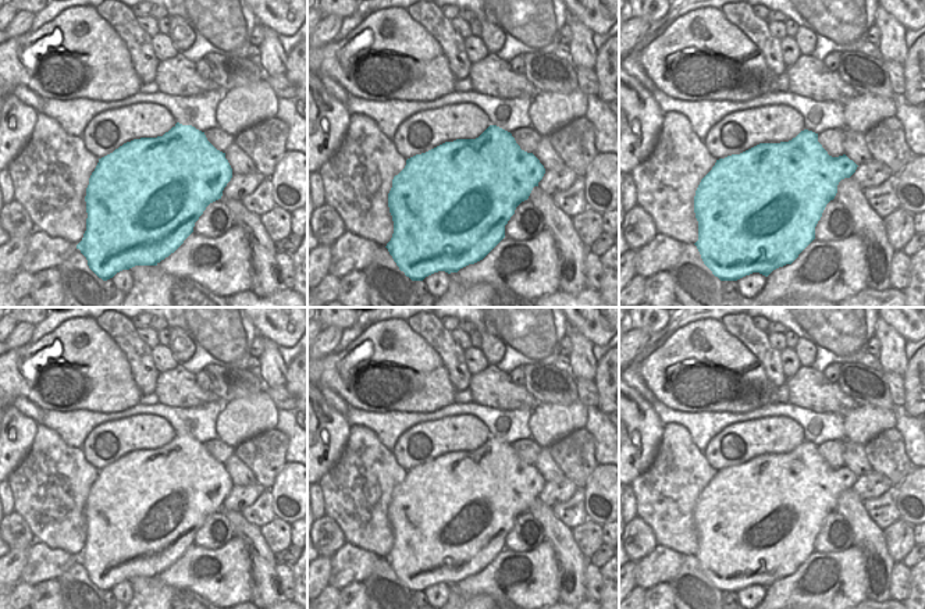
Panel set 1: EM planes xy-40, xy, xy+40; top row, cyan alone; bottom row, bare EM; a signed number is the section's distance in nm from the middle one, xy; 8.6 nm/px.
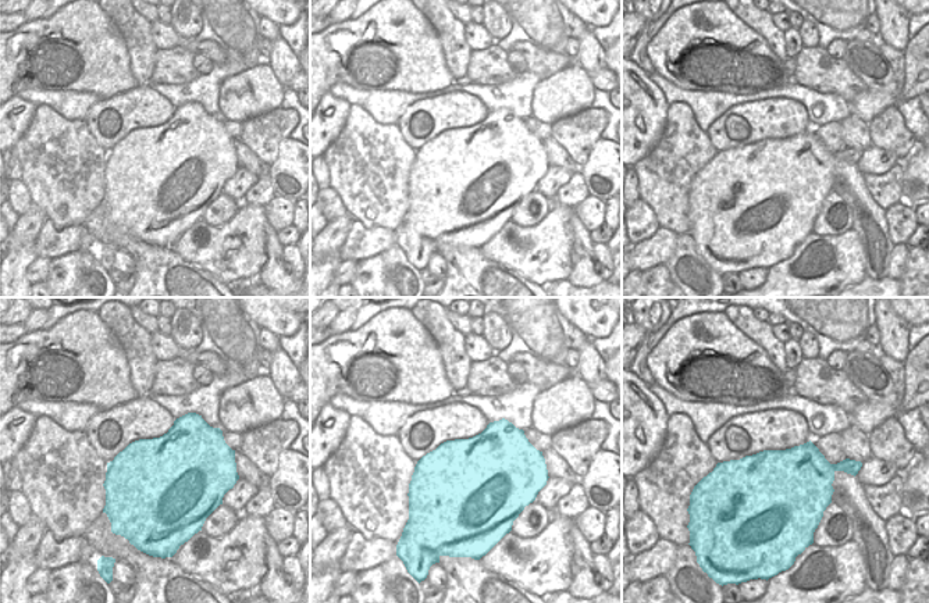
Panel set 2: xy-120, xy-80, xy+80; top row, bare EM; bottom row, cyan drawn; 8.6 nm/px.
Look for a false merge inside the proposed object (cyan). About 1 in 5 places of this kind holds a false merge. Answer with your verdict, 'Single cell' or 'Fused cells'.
Single cell.

